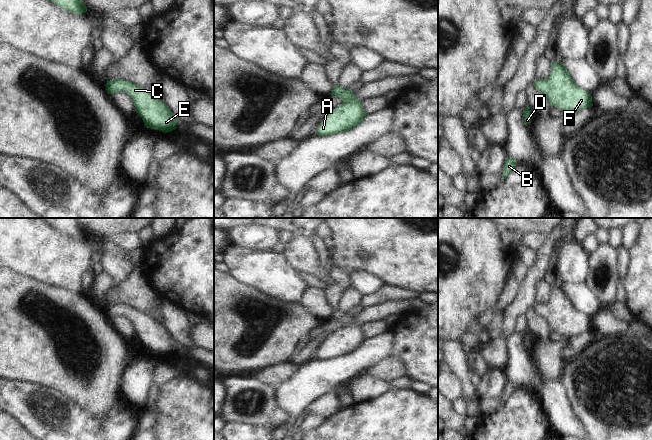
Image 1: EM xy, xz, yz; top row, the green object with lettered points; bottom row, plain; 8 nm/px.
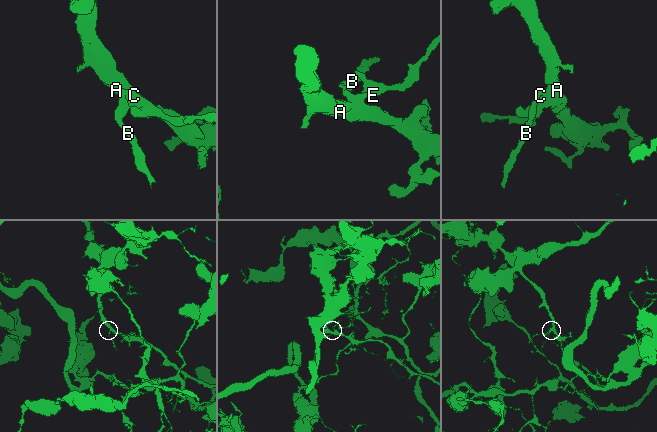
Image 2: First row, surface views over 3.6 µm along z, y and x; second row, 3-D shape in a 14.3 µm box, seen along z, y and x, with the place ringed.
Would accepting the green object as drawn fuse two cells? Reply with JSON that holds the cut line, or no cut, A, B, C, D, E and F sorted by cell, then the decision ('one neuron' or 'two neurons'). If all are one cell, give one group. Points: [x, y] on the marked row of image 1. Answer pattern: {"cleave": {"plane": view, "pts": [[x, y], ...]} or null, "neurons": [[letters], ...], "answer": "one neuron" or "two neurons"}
{"cleave": null, "neurons": [["A", "B", "C", "D", "E", "F"]], "answer": "one neuron"}

